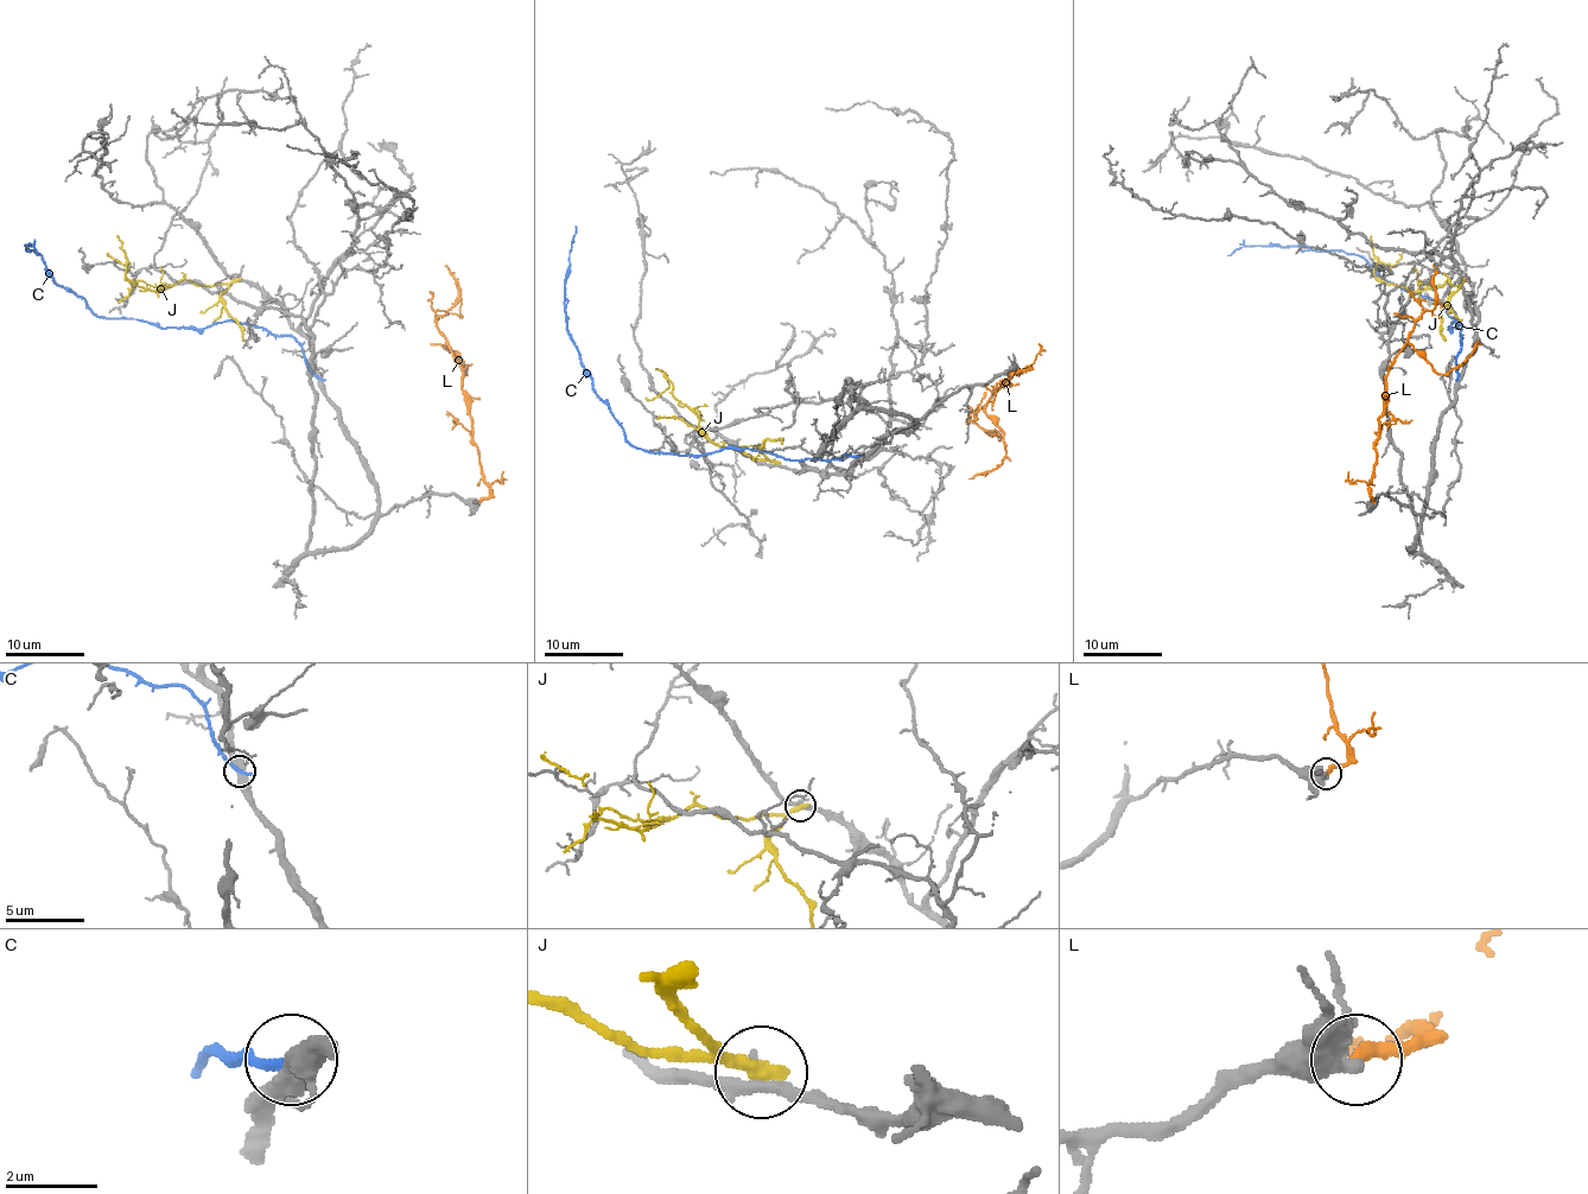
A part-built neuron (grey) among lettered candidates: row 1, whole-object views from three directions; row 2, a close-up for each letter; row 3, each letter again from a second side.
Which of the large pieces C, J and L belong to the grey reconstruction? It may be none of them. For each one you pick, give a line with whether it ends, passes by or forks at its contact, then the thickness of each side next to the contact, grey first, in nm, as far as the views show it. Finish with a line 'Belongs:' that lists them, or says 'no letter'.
L: it ends there; 440 nm thick on the grey side, 320 nm on the other
Belongs: L

